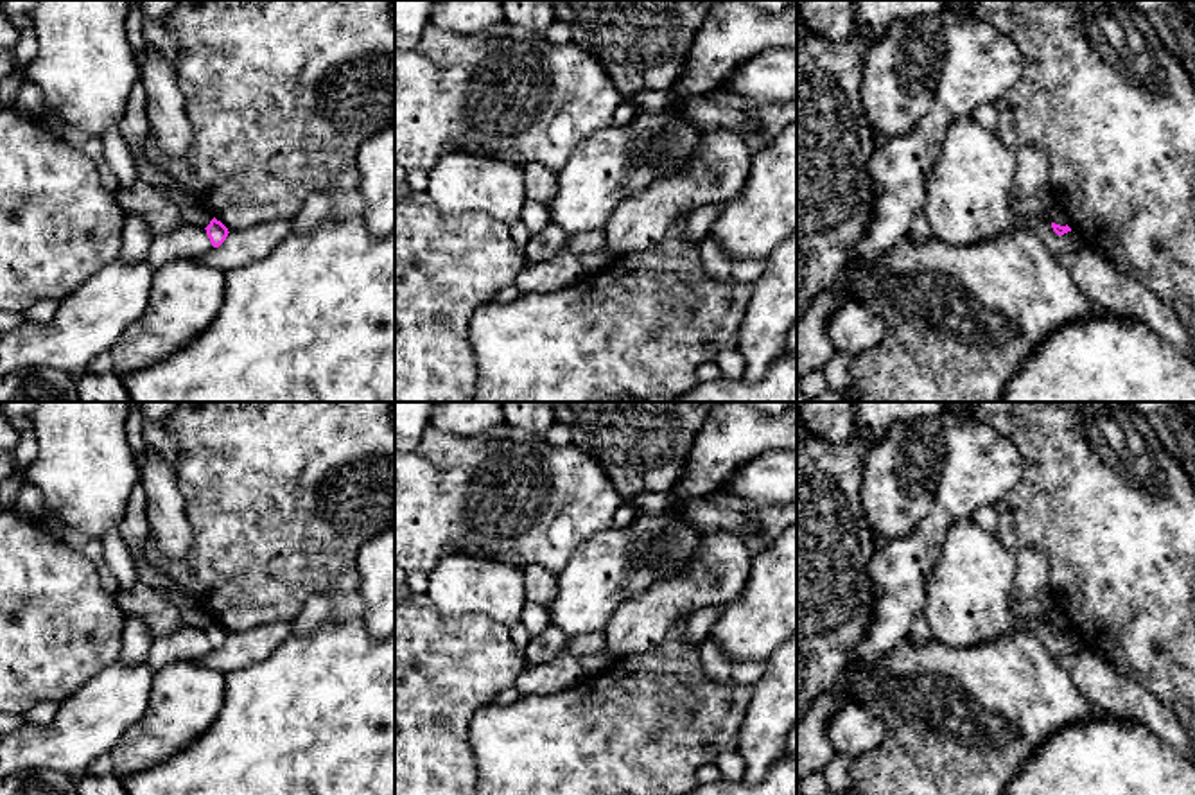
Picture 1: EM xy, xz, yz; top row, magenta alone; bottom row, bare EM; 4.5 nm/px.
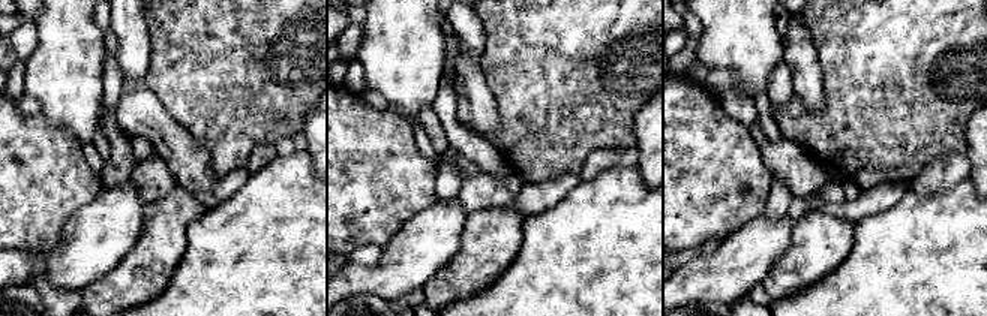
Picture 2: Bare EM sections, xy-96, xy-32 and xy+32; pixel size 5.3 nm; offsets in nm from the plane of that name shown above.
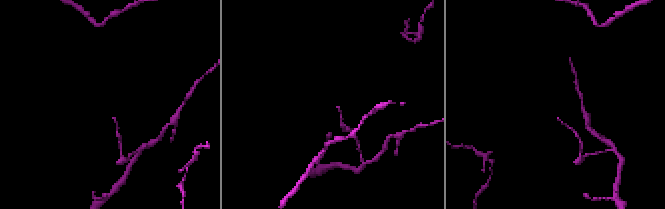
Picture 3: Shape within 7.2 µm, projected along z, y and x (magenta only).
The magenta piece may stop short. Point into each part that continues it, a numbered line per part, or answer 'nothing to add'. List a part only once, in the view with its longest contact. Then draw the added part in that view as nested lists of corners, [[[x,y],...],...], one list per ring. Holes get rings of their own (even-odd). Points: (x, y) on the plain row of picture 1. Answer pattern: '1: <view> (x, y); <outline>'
nothing to add

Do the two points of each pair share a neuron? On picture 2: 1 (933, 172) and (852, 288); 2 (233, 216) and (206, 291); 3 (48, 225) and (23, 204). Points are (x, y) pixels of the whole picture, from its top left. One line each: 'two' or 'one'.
1: two
2: one
3: one

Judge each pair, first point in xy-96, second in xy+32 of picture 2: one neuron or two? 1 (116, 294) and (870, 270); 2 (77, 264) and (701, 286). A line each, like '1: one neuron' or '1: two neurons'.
1: two neurons
2: one neuron

